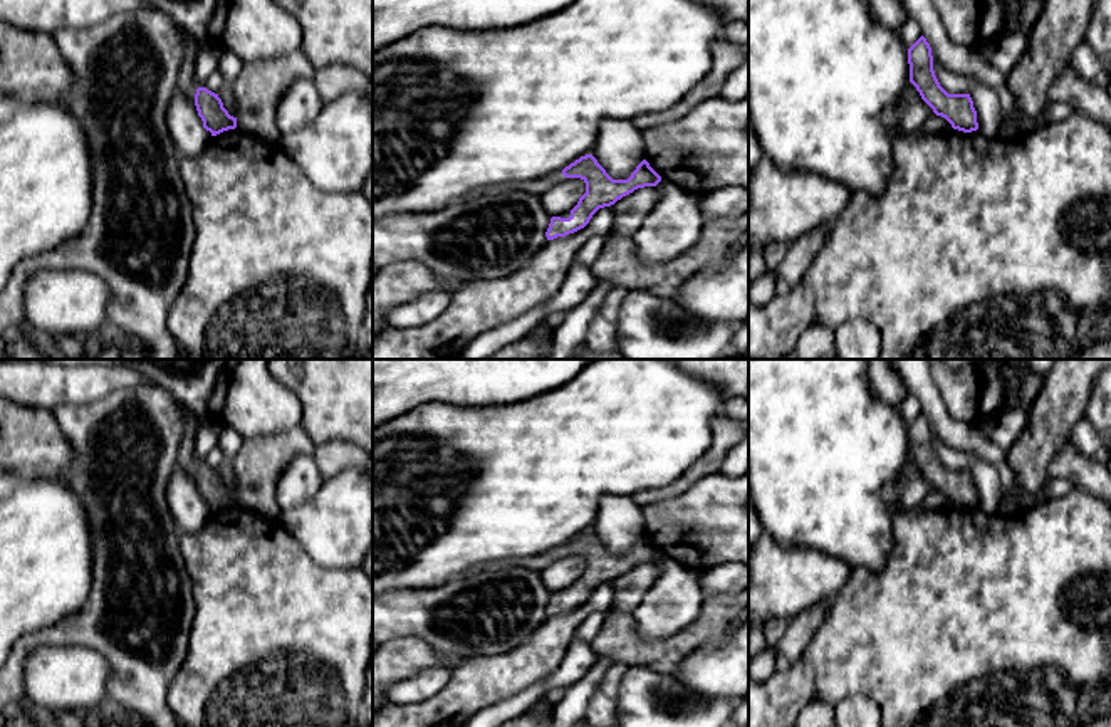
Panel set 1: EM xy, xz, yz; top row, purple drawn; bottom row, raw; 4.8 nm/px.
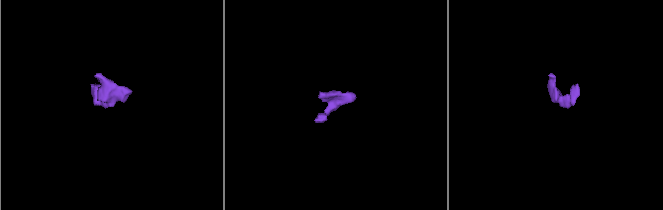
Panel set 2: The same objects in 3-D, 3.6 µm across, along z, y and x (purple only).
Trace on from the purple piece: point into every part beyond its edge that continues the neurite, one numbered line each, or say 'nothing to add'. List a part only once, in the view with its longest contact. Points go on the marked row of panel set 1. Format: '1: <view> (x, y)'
1: xy (187, 86)
2: xz (536, 187)

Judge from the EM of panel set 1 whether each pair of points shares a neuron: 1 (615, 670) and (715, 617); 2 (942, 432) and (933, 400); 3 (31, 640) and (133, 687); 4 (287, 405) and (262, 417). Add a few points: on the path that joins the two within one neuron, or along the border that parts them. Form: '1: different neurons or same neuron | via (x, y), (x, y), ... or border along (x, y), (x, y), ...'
1: different neurons | border along (613, 662), (623, 662), (628, 667)
2: same neuron | via (942, 423), (933, 408)
3: same neuron | via (59, 635), (96, 635), (119, 659)
4: same neuron | via (281, 408), (269, 410)

